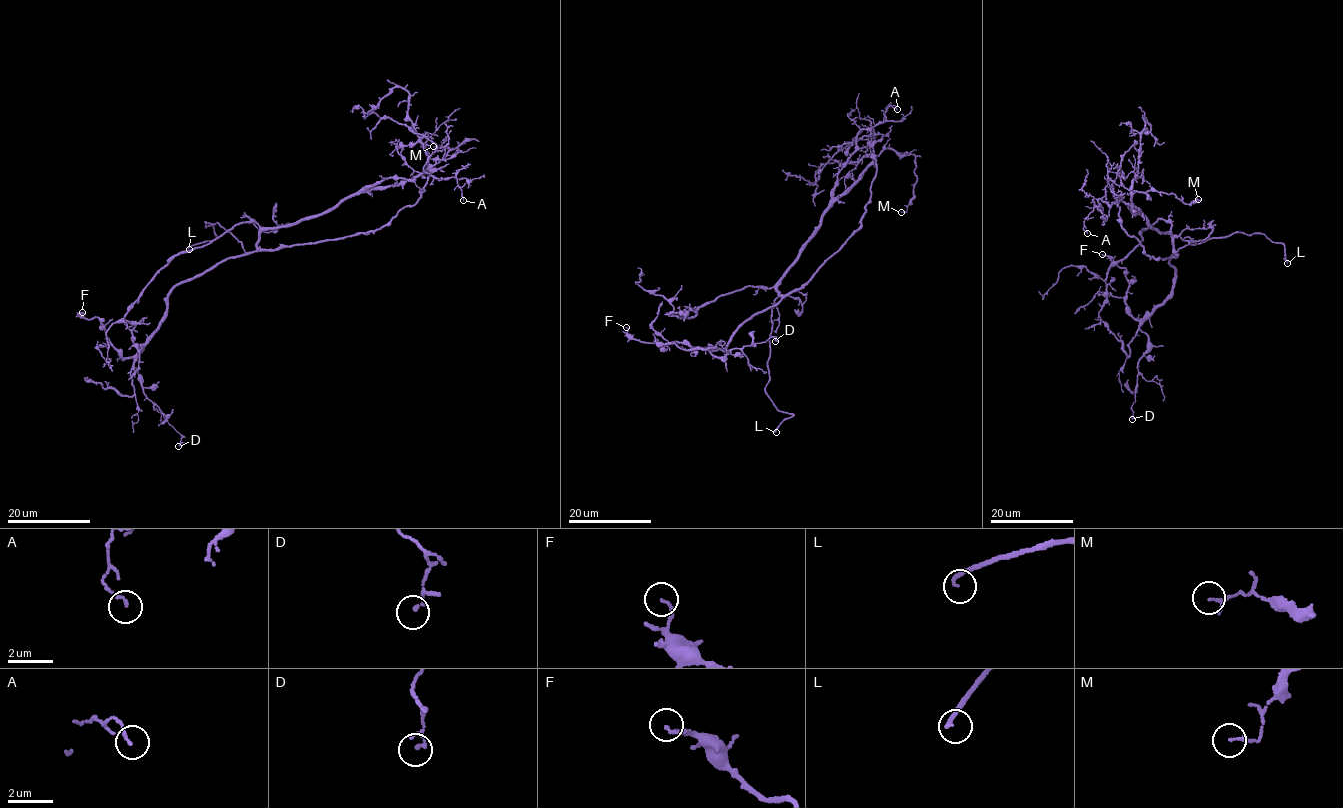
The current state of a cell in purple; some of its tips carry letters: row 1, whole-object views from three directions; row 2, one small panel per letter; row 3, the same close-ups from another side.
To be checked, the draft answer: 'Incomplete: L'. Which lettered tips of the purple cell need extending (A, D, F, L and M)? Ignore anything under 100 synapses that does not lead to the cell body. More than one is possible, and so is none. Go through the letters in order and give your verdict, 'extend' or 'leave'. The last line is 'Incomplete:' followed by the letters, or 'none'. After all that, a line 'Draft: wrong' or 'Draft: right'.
A: leave
D: leave
F: leave
L: extend
M: leave
Incomplete: L
Draft: right

